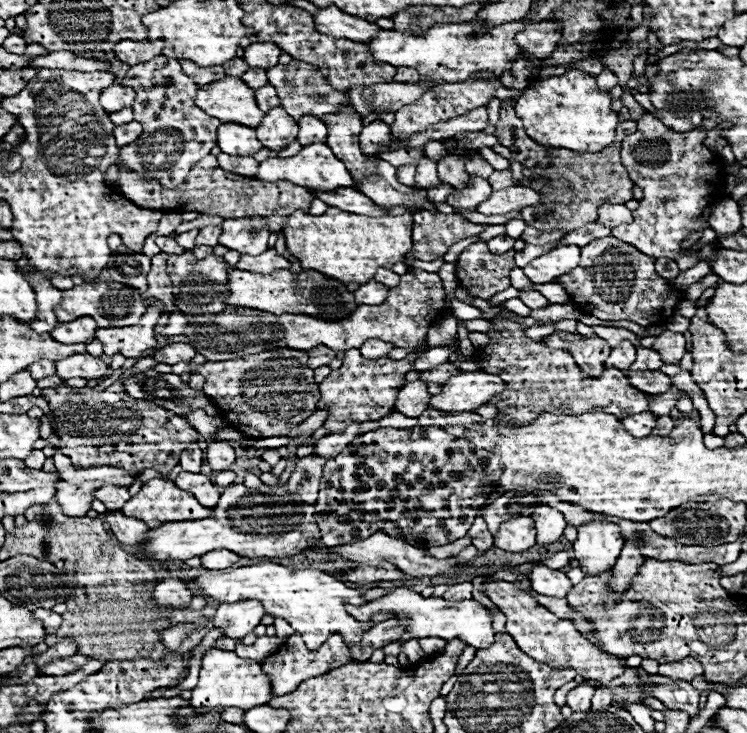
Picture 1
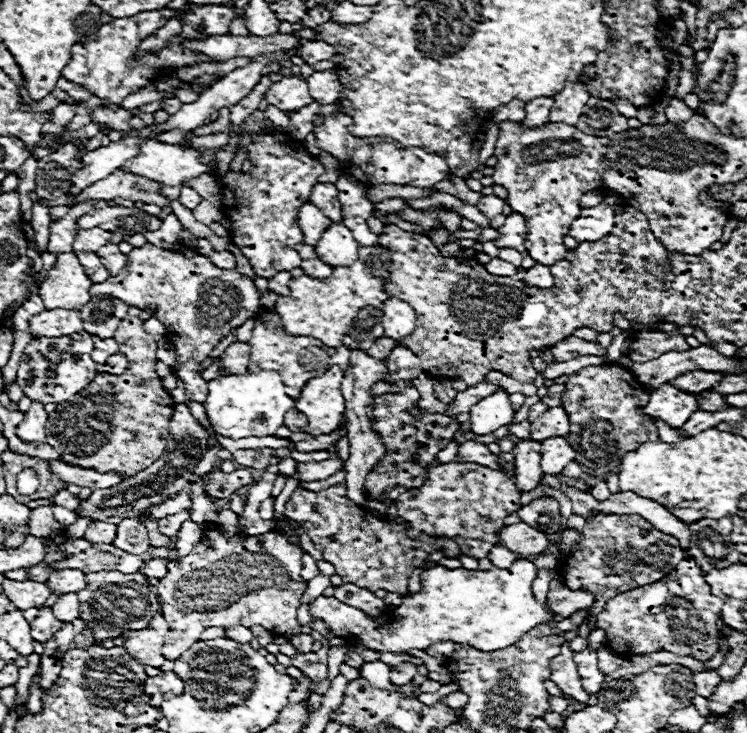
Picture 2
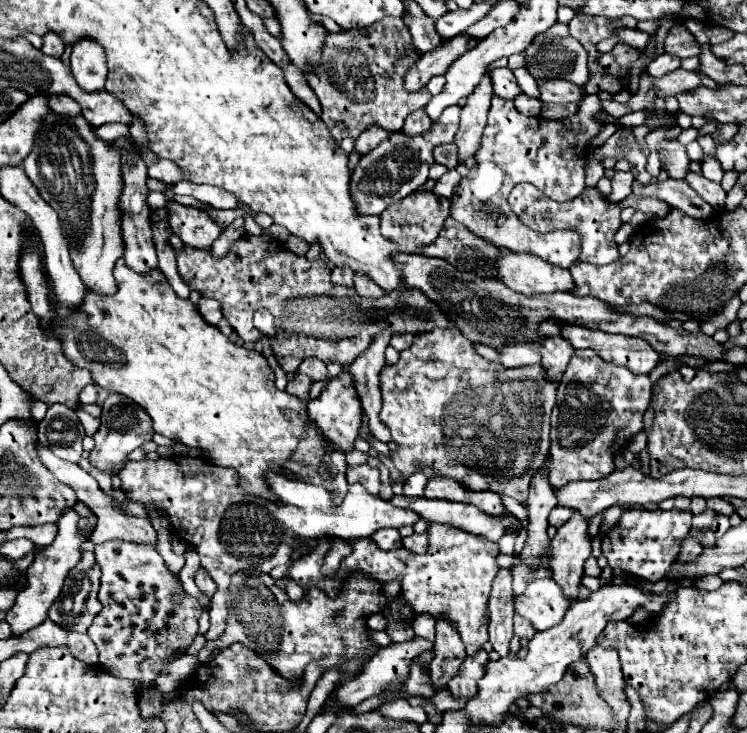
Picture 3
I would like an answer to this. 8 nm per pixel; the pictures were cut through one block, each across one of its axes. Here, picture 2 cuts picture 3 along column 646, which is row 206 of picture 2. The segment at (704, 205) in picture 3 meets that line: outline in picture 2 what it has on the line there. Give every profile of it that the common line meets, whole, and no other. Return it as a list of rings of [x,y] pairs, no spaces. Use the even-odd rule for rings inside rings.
[[[182,186],[182,188],[180,188],[180,198],[178,198],[178,202],[180,202],[182,206],[194,210],[194,208],[202,202],[202,198],[198,196],[196,190],[192,190],[192,188],[188,188],[188,186]]]

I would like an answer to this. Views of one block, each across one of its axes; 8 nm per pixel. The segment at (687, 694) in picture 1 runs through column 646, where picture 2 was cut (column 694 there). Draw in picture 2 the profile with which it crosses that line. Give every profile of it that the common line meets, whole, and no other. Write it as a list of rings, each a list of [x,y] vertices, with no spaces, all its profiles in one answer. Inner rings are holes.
[[[712,670],[712,672],[696,672],[696,674],[694,674],[696,694],[708,698],[708,696],[714,692],[714,688],[720,684],[720,680],[722,680],[722,678],[716,674],[716,670]]]

